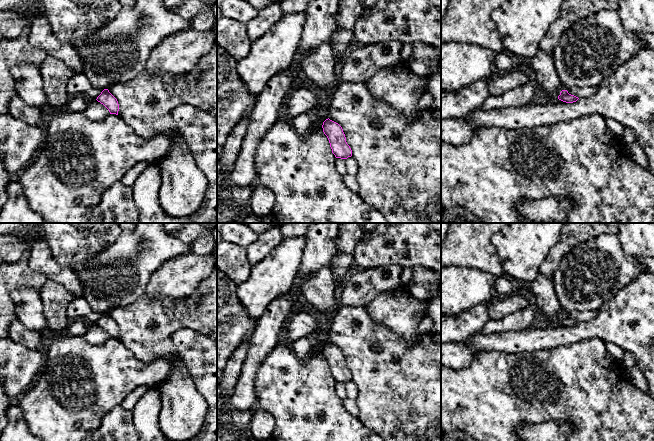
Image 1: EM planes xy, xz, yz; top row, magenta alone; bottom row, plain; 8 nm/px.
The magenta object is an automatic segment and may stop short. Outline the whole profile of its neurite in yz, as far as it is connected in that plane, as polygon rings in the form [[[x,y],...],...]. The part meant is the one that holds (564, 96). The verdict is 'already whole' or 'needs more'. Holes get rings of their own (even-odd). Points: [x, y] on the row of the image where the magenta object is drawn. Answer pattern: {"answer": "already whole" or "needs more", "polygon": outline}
{"answer": "already whole", "polygon": [[[562,90],[558,96],[558,99],[566,103],[573,103],[576,102],[579,98],[569,94],[567,90]]]}

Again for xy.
{"answer": "already whole", "polygon": [[[104,89],[96,99],[103,104],[110,112],[110,114],[118,115],[119,104],[117,99],[109,92],[108,89]]]}

